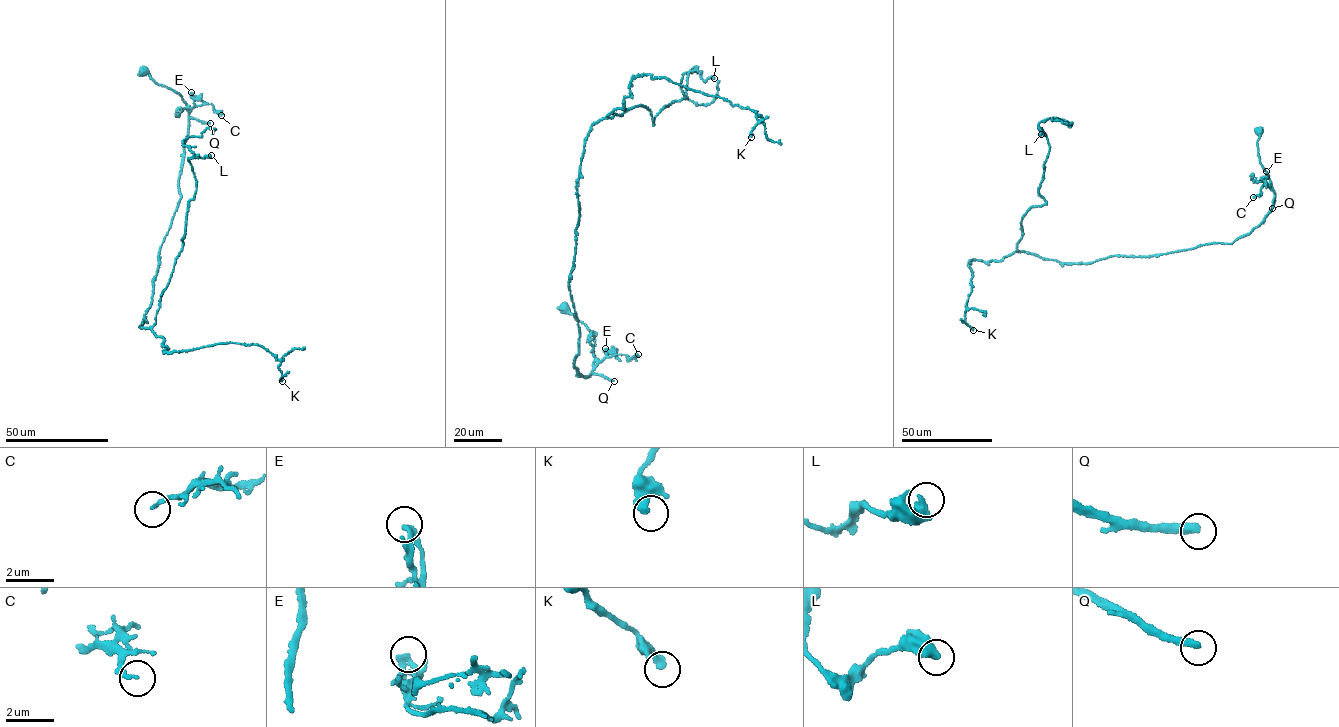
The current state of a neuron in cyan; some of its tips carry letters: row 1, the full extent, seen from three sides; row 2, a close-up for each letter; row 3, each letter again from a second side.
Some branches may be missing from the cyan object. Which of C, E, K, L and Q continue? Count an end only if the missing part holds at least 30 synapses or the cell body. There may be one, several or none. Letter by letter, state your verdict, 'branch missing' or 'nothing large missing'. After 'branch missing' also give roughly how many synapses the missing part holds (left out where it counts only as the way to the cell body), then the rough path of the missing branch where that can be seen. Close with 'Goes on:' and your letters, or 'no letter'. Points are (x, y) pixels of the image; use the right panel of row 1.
C: nothing large missing
E: nothing large missing
K: nothing large missing
L: nothing large missing
Q: branch missing; 50 synapses
Goes on: Q

